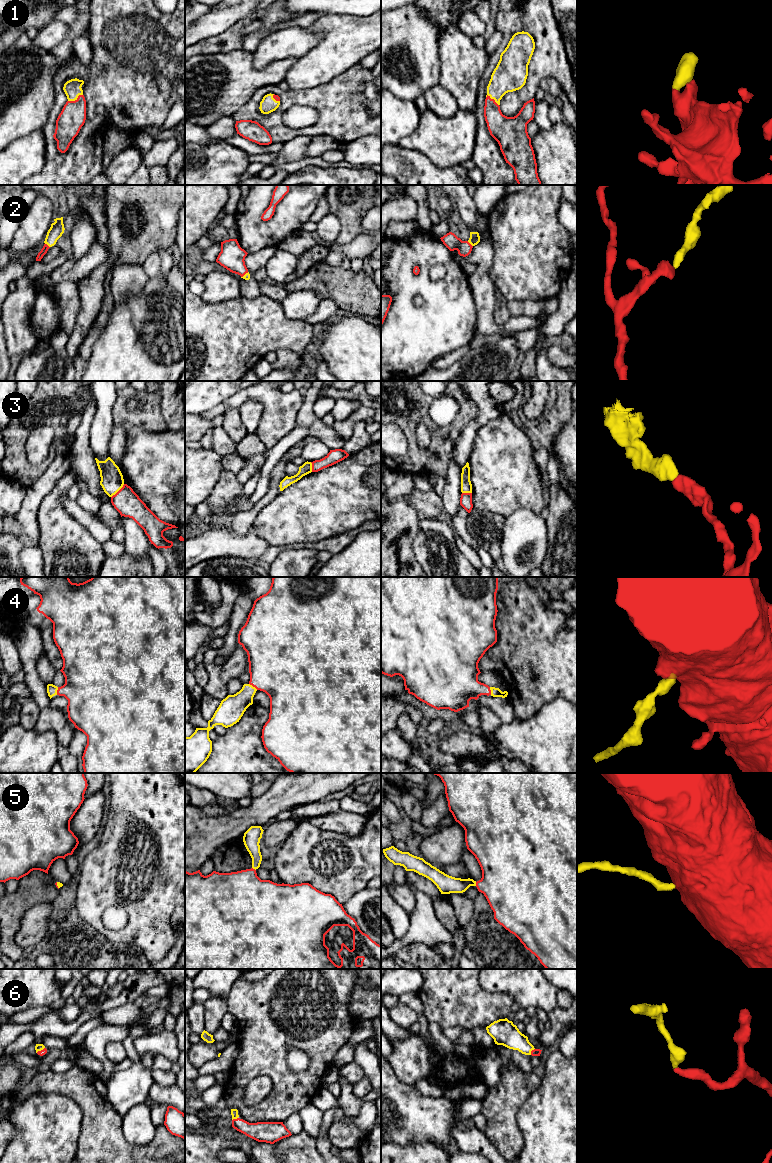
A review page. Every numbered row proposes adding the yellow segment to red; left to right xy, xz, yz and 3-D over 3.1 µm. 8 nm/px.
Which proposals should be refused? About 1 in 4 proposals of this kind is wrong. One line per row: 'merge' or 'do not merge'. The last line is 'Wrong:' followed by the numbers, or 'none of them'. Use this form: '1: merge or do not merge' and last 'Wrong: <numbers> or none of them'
1: merge
2: merge
3: do not merge
4: merge
5: merge
6: merge
Wrong: 3

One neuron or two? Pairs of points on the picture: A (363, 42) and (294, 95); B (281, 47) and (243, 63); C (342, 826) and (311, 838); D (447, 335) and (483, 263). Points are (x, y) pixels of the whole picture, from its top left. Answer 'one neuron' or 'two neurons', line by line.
A: two neurons
B: two neurons
C: two neurons
D: two neurons

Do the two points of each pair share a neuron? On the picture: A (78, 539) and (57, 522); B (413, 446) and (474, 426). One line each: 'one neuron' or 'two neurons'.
A: one neuron
B: two neurons

